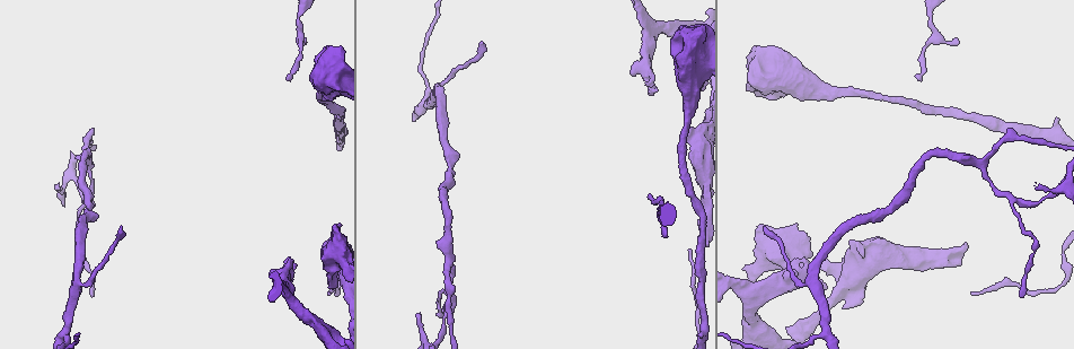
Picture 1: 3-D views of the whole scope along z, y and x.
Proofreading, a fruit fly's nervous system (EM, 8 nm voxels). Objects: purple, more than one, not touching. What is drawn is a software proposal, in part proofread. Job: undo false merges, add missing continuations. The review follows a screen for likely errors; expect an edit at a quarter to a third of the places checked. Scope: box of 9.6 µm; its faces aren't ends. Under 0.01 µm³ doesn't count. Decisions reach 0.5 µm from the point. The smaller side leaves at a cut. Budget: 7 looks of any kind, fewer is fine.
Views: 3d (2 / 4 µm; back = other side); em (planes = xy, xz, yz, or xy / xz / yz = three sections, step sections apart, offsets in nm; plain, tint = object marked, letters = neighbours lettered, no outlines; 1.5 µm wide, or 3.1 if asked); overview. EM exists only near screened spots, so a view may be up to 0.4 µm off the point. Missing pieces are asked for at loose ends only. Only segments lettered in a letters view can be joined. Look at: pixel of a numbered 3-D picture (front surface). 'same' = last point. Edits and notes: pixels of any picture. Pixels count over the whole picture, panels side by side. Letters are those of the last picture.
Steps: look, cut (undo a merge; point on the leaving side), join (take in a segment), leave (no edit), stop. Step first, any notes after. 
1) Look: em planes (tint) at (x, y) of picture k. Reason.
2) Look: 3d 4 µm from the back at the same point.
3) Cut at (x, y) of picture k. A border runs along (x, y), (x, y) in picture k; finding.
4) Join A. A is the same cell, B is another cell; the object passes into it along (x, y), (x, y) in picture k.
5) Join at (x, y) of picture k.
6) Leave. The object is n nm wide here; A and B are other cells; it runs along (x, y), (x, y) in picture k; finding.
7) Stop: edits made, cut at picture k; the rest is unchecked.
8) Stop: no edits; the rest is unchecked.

Look: 3d 4 µm at (781, 259) of picture 1. Sharp bend.

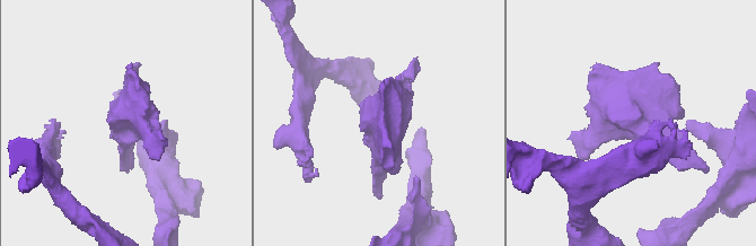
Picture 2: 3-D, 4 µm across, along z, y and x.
Look: em planes (tint) at (374, 130) of picture 2.

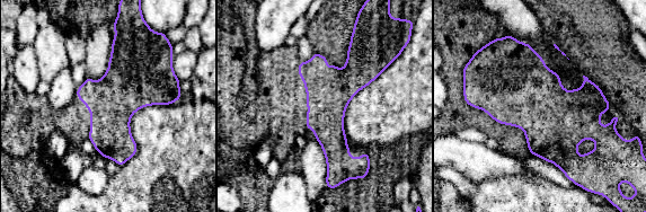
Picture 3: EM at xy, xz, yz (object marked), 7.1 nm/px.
Look: em planes (letters) at the same point. See the neighbours.

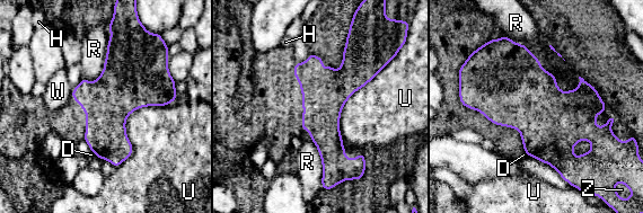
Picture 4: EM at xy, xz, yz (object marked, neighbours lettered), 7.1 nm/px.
Leave. The object is 320 nm wide here; D, H, R, U, W and Z are other cells; a border runs along (505, 35), (563, 91), (579, 86) in picture 4; all the same neuron.

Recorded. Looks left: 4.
Look: em planes (letters) at (971, 294) of picture 1. Branch stops here.

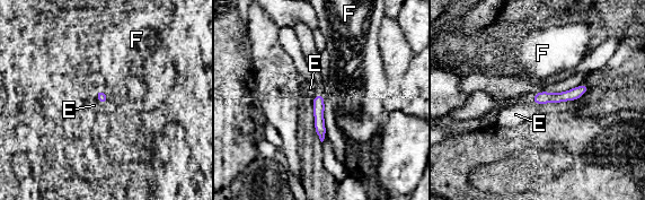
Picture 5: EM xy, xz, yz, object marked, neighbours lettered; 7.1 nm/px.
Leave. The object is 70 nm wide here; E and F are other cells; a border runs along (96, 96), (103, 104) in picture 5; no lettered segment goes on from it.

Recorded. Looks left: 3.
Look: em planes (tint) at (1008, 195) of picture 1. Side arm on a straight run.

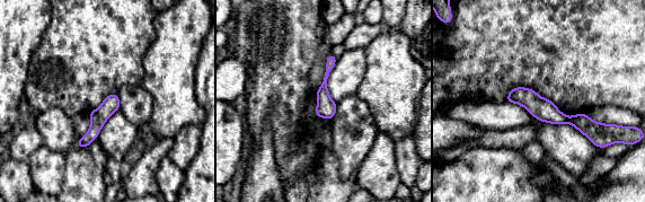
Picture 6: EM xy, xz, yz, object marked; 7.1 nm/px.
Look: em planes (letters) at the same point. What lies round it.

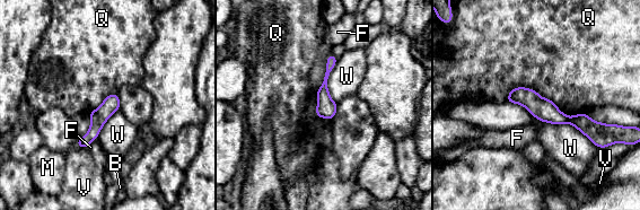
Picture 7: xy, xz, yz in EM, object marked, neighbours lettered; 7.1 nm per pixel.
Cut at (597, 132) of picture 7. The object is 120 nm wide here; B, F, M, Q, V and W are other cells; a border runs along (566, 116), (567, 122) in picture 7; two neurons meet here.

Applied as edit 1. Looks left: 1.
Stop: edits made, cut at picture 7; the rest is unchecked.

